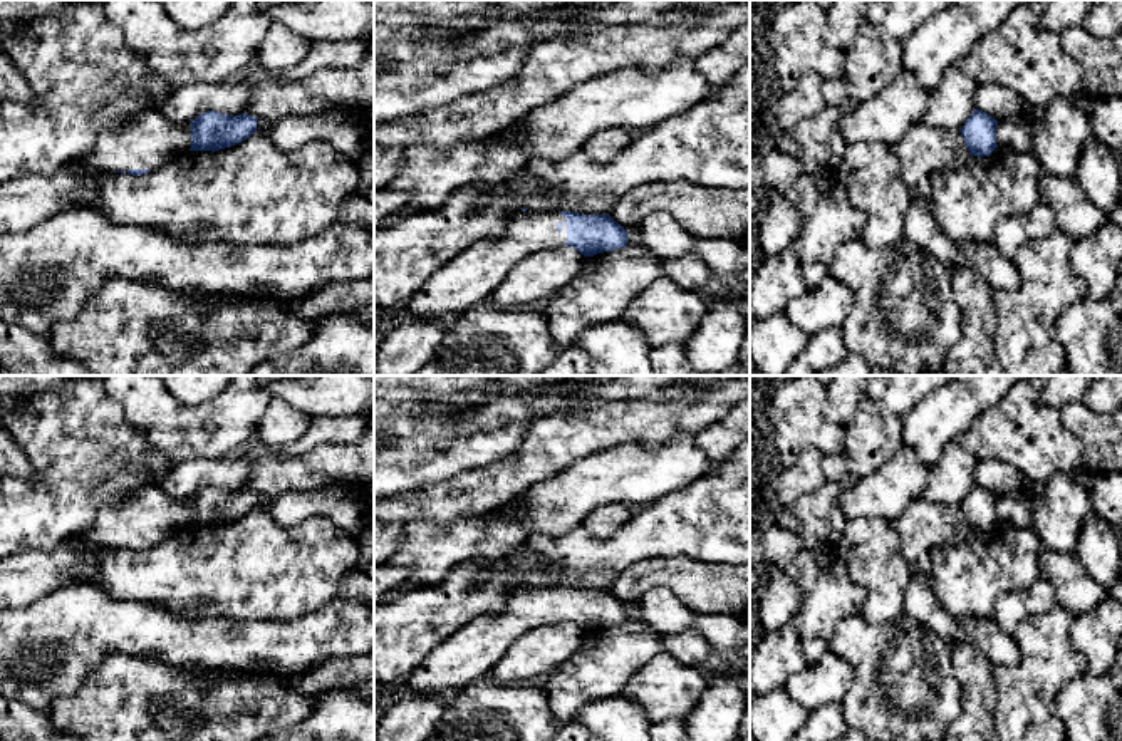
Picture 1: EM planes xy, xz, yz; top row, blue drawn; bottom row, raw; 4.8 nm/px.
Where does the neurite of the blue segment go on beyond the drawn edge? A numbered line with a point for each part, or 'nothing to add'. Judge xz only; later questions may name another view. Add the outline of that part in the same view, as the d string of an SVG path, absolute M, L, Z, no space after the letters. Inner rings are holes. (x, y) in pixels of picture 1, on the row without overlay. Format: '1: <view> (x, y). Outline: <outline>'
1: xz (467, 656). Outline: M518 585L501 614L476 619L444 639L406 686L419 697L446 697L490 672L518 637L565 619L565 593L558 587Z

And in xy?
1: xy (150, 517). Outline: M148 484L129 503L101 510L86 536L101 547L153 547L190 526L190 508L190 498L173 498L161 486Z

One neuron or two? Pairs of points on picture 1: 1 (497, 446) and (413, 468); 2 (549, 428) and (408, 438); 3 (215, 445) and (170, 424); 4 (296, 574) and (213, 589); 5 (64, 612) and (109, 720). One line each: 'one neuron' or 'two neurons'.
1: one neuron
2: two neurons
3: one neuron
4: one neuron
5: two neurons

